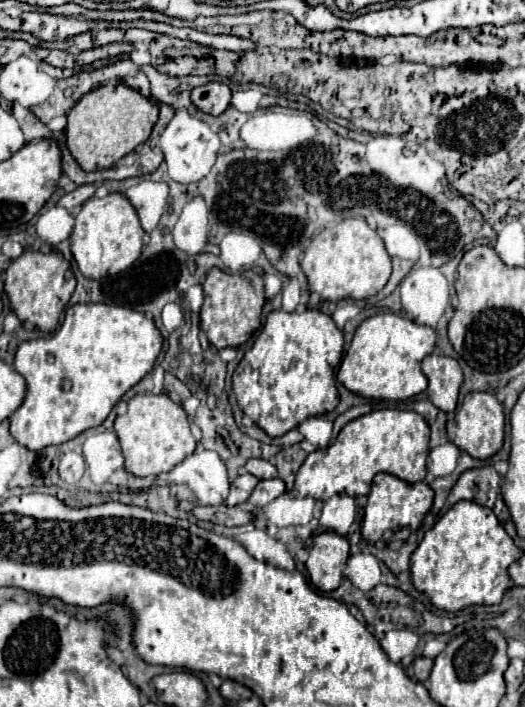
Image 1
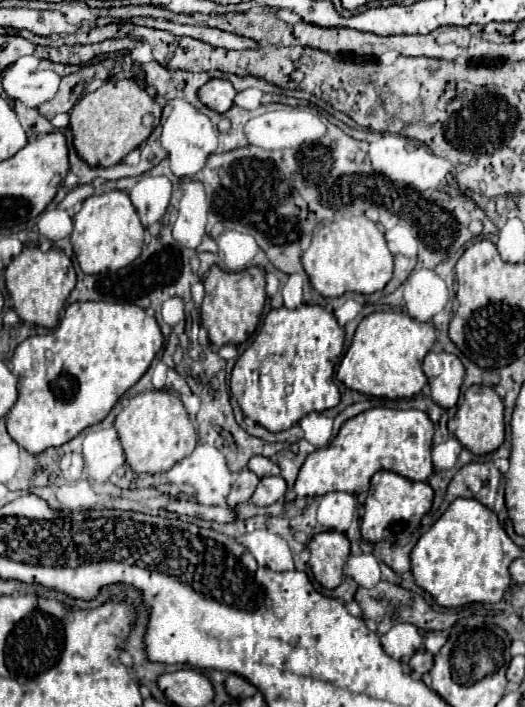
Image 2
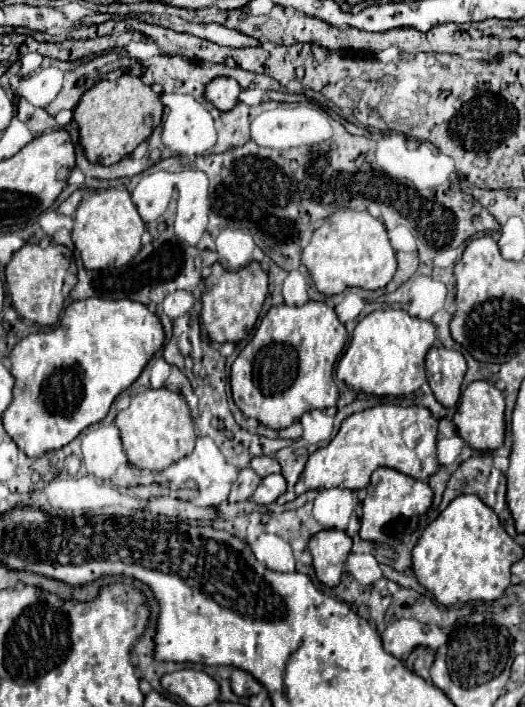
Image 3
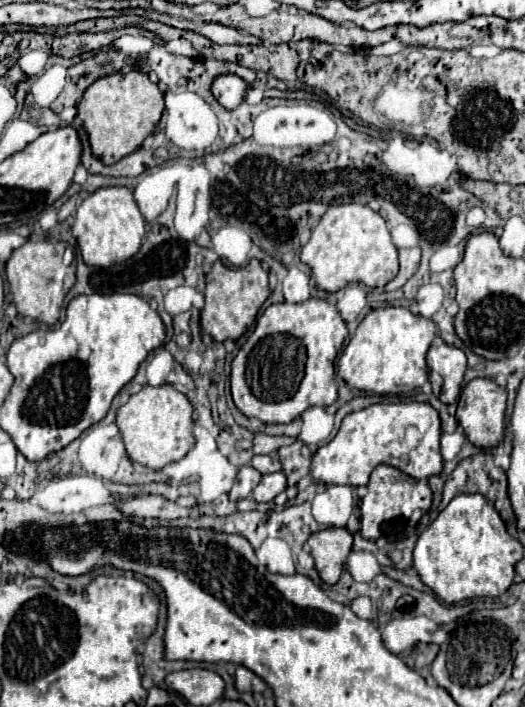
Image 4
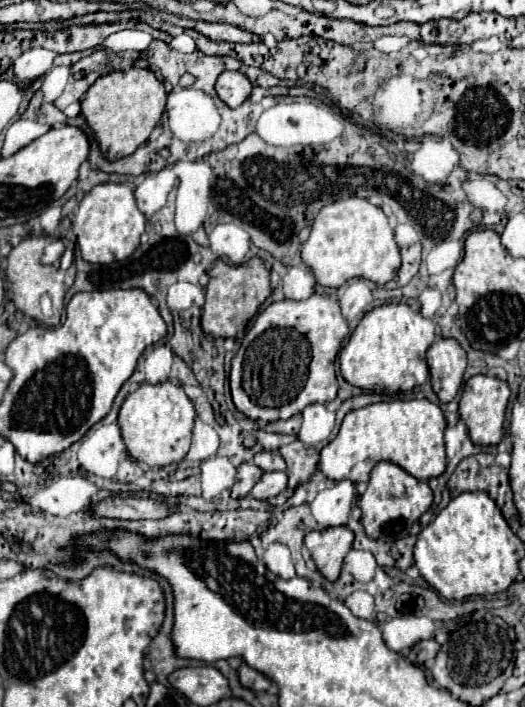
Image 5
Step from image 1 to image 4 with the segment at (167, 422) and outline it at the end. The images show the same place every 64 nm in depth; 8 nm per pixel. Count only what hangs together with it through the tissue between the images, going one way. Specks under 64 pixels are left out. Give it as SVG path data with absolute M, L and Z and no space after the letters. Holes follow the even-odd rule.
M170 384L158 388L144 386L138 394L130 396L130 402L120 406L116 424L120 428L128 458L152 470L162 470L164 466L182 460L194 446L192 404Z

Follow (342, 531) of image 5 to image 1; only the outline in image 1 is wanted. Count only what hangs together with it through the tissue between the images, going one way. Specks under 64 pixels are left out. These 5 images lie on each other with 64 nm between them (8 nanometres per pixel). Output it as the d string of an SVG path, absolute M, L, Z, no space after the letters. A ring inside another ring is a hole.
M322 532L312 540L306 568L312 584L322 592L332 592L342 582L344 564L348 560L350 544L336 532Z

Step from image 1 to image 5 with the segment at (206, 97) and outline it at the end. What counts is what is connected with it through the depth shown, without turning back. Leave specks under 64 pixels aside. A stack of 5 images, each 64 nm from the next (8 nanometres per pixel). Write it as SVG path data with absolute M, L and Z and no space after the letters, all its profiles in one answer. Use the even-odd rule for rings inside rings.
M224 70L218 80L216 80L216 94L218 98L230 106L230 108L236 108L240 106L252 92L252 84L250 80L240 74L240 72L230 72L230 70Z

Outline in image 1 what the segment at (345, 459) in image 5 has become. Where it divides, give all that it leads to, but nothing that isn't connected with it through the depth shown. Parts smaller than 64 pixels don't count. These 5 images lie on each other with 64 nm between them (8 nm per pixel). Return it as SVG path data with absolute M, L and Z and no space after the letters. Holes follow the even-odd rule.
M374 410L348 422L338 438L326 448L308 454L300 472L296 472L294 494L296 498L328 500L334 494L360 496L370 492L372 478L378 472L392 474L406 482L420 482L426 476L430 428L416 412L404 410Z

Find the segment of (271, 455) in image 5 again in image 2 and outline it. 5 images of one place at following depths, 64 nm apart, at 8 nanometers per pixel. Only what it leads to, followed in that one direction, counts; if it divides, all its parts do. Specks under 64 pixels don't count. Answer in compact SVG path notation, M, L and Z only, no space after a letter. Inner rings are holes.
M254 456L248 462L248 470L252 470L256 476L264 478L264 476L280 476L280 468L276 462L272 462L270 458L264 456Z

